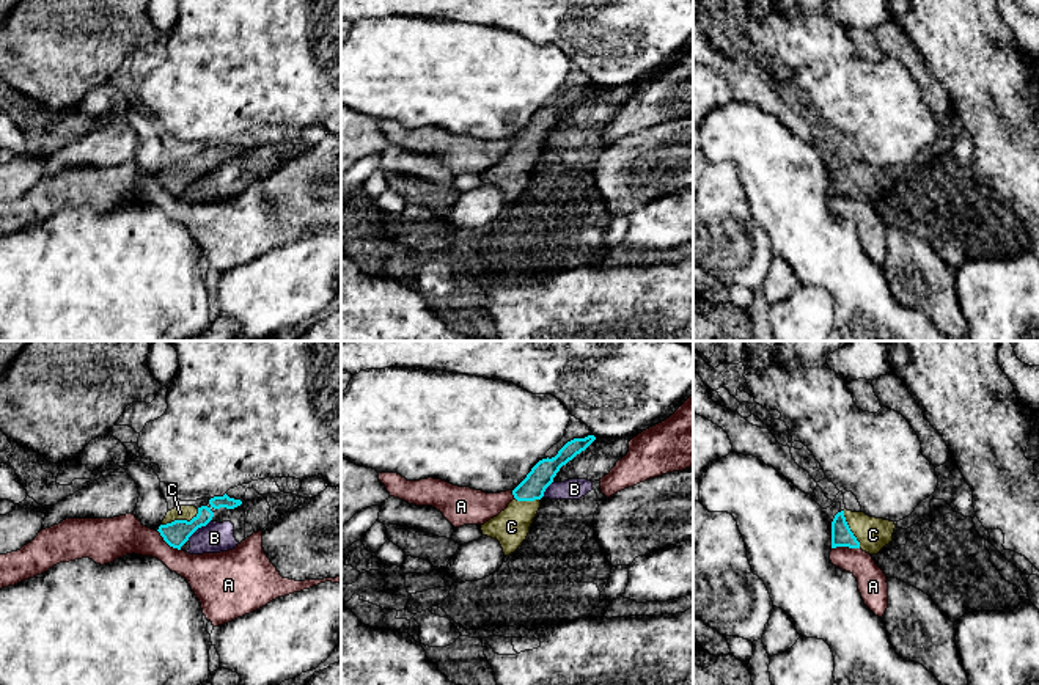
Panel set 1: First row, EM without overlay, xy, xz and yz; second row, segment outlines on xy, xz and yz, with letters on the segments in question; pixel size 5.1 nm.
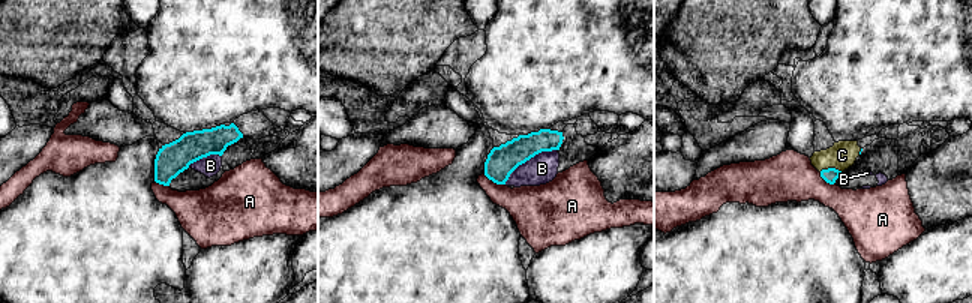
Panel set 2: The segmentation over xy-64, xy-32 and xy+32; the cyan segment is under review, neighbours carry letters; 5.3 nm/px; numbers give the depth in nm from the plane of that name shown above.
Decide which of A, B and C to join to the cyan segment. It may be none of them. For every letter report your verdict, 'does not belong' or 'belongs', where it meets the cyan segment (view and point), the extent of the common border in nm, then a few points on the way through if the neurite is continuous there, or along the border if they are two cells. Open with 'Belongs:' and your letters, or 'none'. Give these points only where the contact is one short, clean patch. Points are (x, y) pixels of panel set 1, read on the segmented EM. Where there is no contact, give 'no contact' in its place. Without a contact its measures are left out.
Belongs: C
A: does not belong; meets cyan in yz at (844, 545); contact 140 nm long; border along yz (859, 547), (832, 549)
B: does not belong; meets cyan in xy at (198, 527); contact 160 nm long; border along xy (209, 520), (187, 539)
C: belongs; meets cyan in xy at (179, 520); contact 220 nm long; runs through xy (176, 533), (179, 520), (179, 512)

